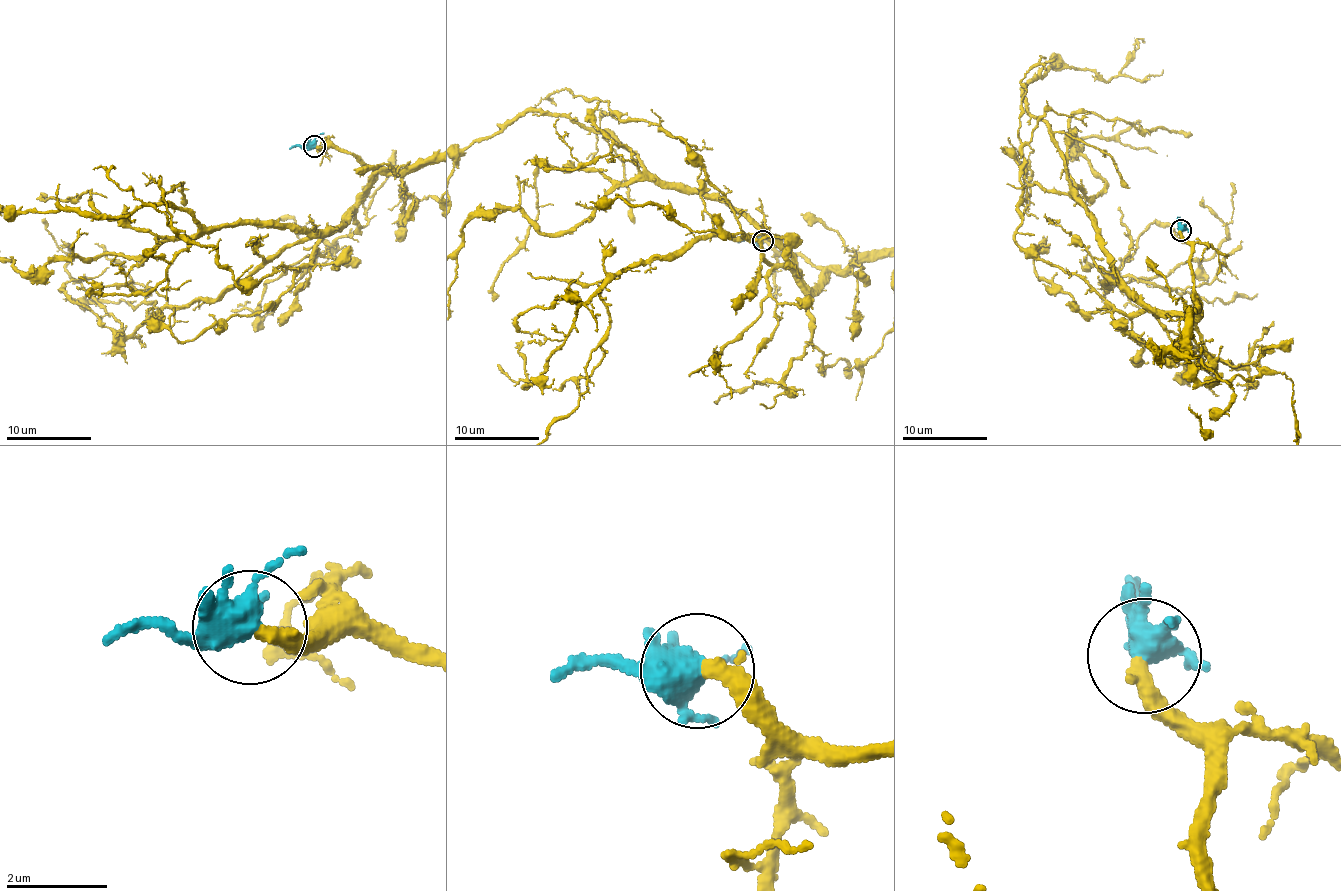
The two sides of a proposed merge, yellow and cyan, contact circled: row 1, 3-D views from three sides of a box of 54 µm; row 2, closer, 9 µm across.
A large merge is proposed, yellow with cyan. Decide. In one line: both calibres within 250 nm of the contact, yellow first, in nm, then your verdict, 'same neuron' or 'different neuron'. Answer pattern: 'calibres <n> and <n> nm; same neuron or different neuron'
calibres 360 and 420 nm; same neuron

